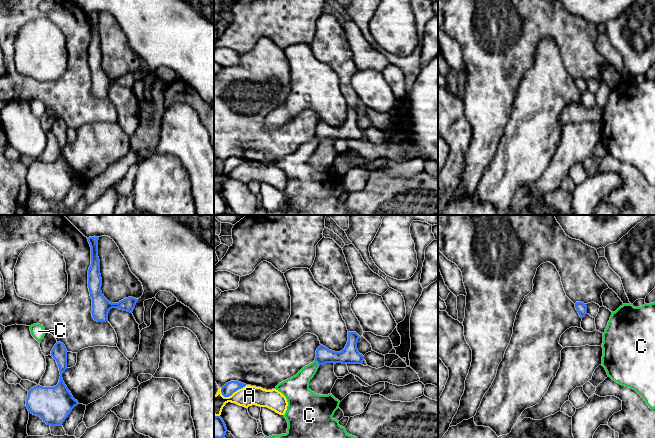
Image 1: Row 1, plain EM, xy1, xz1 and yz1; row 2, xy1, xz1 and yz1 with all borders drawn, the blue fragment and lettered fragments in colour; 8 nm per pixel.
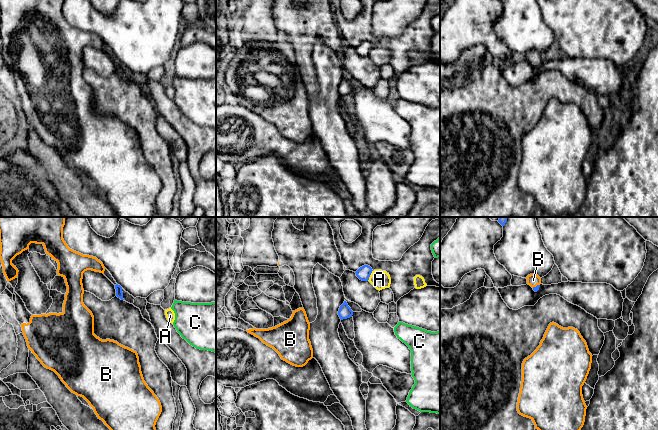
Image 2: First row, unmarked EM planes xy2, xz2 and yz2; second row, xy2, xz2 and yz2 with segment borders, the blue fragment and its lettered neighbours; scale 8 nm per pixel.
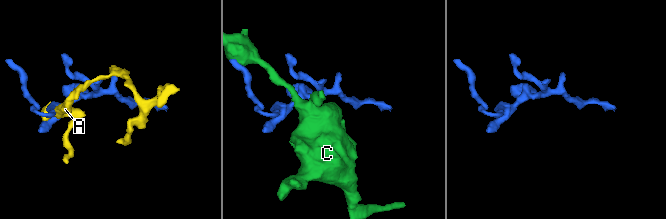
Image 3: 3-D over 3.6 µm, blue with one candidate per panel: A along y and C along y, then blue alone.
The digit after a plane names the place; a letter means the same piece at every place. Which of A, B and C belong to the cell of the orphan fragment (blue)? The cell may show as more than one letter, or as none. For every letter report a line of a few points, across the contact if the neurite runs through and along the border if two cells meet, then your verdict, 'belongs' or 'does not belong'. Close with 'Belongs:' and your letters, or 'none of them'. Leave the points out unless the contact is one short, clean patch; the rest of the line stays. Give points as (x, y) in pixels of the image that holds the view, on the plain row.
A: does not belong
B: line yz2 (536, 64), (536, 62), (533, 56); belongs
C: line xz1 (315, 136), (319, 141); does not belong
Belongs: B

